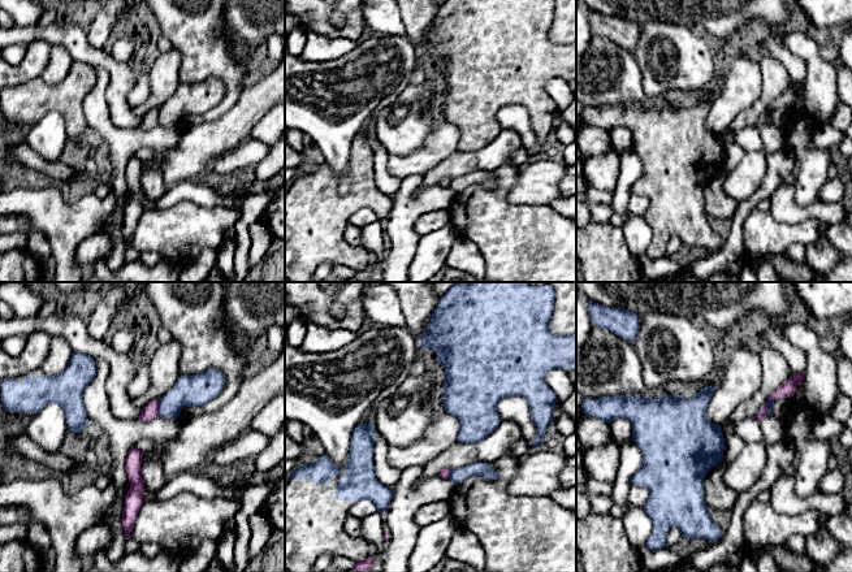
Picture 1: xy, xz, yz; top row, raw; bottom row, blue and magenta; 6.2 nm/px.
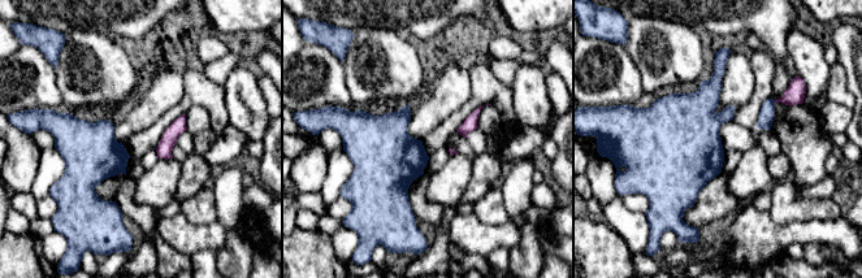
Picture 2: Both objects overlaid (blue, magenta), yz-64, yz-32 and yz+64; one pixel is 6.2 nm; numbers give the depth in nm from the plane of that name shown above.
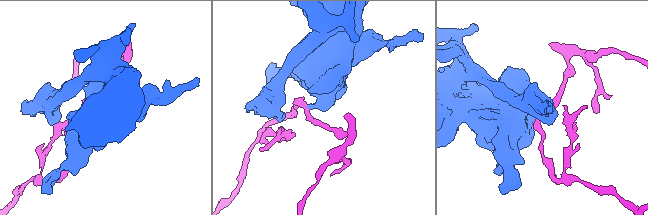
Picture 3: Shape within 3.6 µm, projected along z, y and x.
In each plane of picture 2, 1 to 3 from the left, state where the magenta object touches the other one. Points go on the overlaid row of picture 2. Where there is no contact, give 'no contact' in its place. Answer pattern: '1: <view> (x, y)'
1: no contact
2: no contact
3: yz+64 (774, 101)

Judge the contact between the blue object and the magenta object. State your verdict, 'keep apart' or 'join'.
keep apart

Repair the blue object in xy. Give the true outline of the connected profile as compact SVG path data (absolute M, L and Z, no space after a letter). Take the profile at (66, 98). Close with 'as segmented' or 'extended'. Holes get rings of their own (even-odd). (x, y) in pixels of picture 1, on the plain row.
M73 61L68 75L56 84L42 78L0 90L1 113L12 129L34 125L44 114L61 114L72 144L81 142L87 134L83 100L96 84L92 65Z; extended

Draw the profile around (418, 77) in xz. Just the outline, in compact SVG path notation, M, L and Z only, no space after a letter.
M423 62L408 75L410 84L423 86L427 77L427 69Z

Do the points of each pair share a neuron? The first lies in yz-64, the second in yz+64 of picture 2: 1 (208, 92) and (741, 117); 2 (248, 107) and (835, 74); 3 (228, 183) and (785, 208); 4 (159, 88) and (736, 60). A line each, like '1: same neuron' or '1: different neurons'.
1: same neuron
2: different neurons
3: different neurons
4: same neuron

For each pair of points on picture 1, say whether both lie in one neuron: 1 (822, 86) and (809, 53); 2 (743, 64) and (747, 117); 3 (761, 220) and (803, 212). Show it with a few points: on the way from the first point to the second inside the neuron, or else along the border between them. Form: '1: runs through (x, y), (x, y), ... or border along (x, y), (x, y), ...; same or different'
1: runs through (821, 78), (814, 61); same
2: border along (762, 82), (760, 96), (743, 109), (729, 126); different
3: border along (768, 211), (782, 222), (800, 222), (804, 220); different

